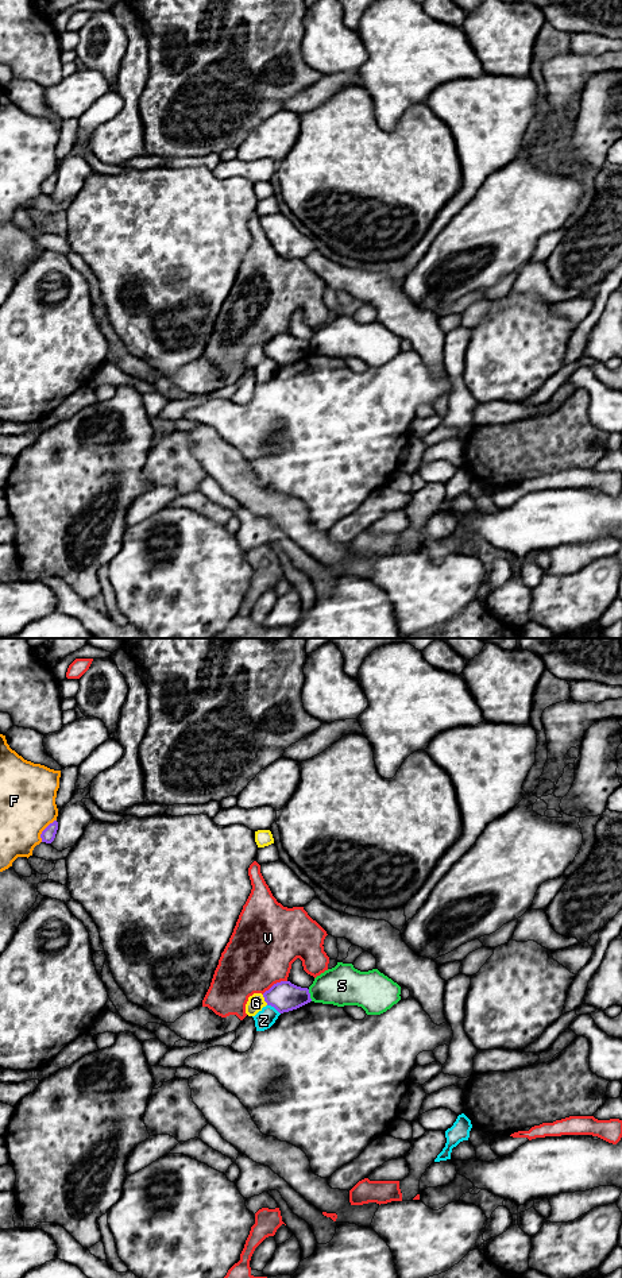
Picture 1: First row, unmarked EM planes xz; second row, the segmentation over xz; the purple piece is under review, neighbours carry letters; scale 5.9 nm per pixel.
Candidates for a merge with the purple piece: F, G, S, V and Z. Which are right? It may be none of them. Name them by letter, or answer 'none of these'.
none of these

